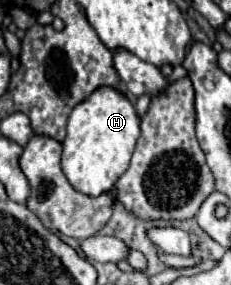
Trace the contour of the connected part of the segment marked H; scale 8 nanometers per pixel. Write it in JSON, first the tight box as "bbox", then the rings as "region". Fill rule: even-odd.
{"bbox":[61,87,139,195],"region":[[[97,87],[87,99],[83,99],[69,115],[67,137],[63,139],[61,167],[69,183],[85,195],[101,195],[115,185],[115,179],[129,167],[137,137],[139,115],[133,101],[119,89]]]}

